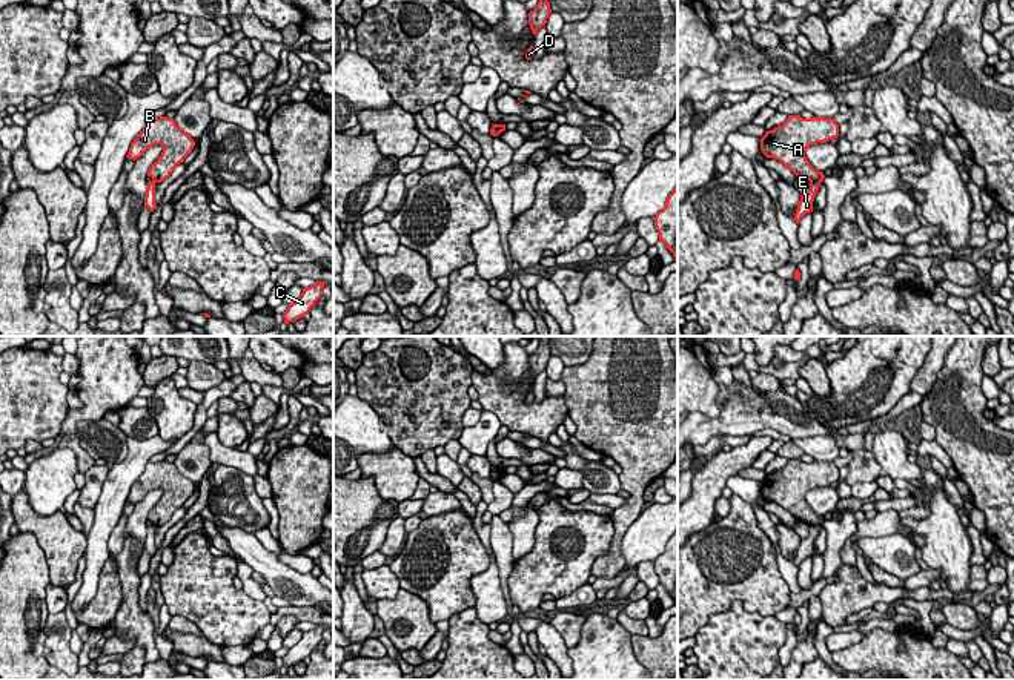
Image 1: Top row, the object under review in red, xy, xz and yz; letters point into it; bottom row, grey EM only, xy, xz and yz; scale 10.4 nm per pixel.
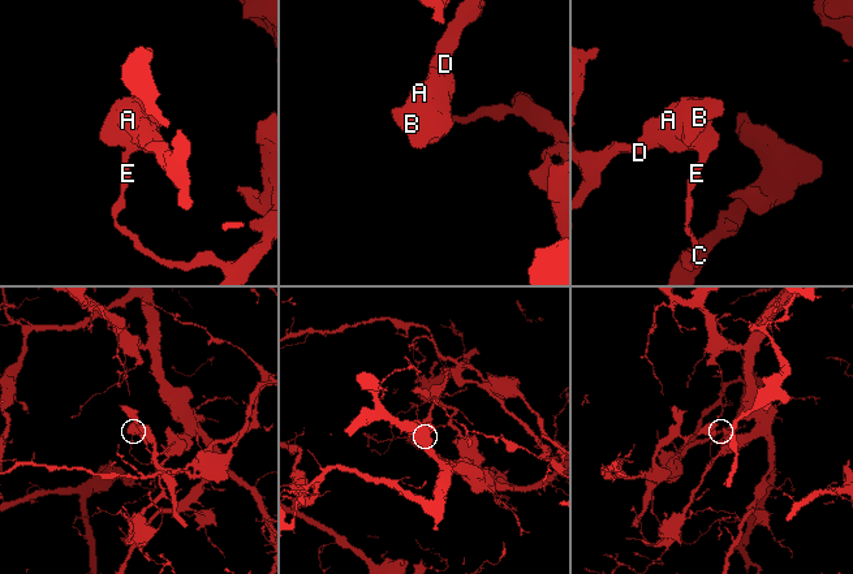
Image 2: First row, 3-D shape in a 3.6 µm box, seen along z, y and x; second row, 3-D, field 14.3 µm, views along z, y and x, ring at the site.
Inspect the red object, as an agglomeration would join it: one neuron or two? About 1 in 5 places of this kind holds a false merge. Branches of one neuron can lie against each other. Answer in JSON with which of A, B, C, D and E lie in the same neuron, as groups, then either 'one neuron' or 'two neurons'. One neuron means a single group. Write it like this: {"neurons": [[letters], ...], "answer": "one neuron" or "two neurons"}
{"neurons": [["A", "B", "D"], ["C", "E"]], "answer": "two neurons"}

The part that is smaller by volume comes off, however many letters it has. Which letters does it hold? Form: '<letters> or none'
A, B, D

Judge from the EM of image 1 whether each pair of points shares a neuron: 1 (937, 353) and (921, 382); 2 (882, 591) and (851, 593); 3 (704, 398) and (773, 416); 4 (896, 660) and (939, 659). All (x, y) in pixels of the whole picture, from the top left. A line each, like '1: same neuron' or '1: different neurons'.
1: same neuron
2: same neuron
3: different neurons
4: same neuron

